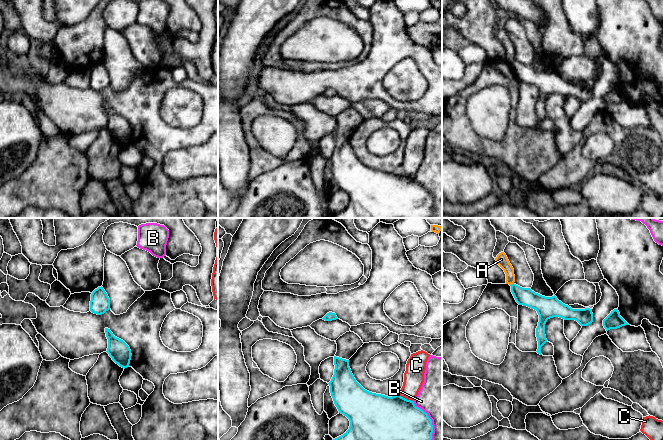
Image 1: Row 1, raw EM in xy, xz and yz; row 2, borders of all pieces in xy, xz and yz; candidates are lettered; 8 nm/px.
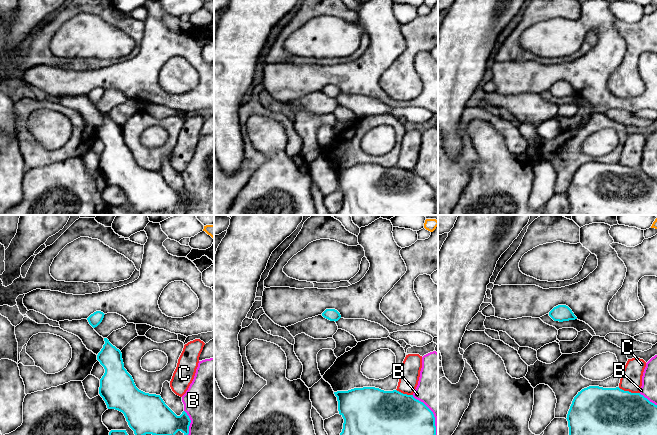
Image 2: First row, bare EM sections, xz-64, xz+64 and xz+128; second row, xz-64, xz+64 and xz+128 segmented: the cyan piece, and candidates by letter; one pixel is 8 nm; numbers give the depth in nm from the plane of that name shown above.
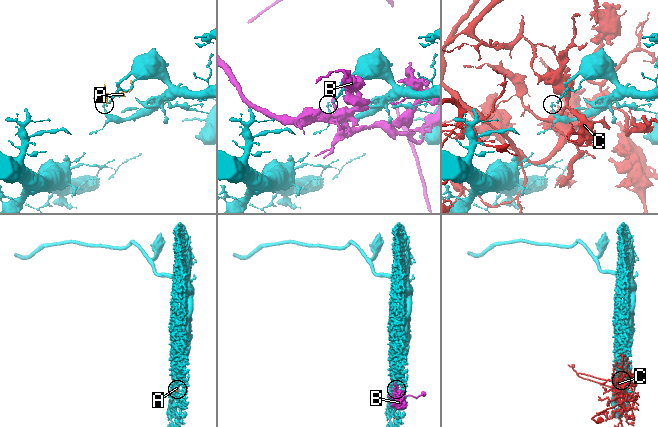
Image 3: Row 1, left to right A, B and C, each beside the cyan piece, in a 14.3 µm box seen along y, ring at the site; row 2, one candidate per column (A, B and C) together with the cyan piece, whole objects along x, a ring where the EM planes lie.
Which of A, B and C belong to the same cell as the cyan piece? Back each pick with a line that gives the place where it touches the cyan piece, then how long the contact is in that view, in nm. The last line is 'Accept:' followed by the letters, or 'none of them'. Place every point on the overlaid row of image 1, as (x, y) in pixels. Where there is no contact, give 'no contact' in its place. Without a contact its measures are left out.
Accept: none of them

